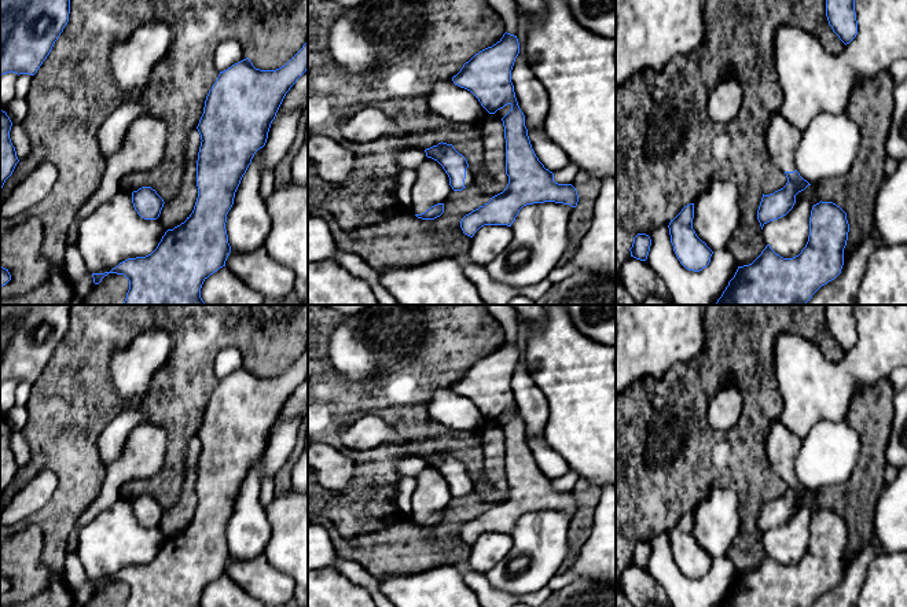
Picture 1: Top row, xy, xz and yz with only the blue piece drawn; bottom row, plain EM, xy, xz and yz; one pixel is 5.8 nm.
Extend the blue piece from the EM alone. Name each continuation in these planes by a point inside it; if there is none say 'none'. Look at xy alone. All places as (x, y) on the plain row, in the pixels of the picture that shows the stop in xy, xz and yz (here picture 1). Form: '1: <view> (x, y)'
none

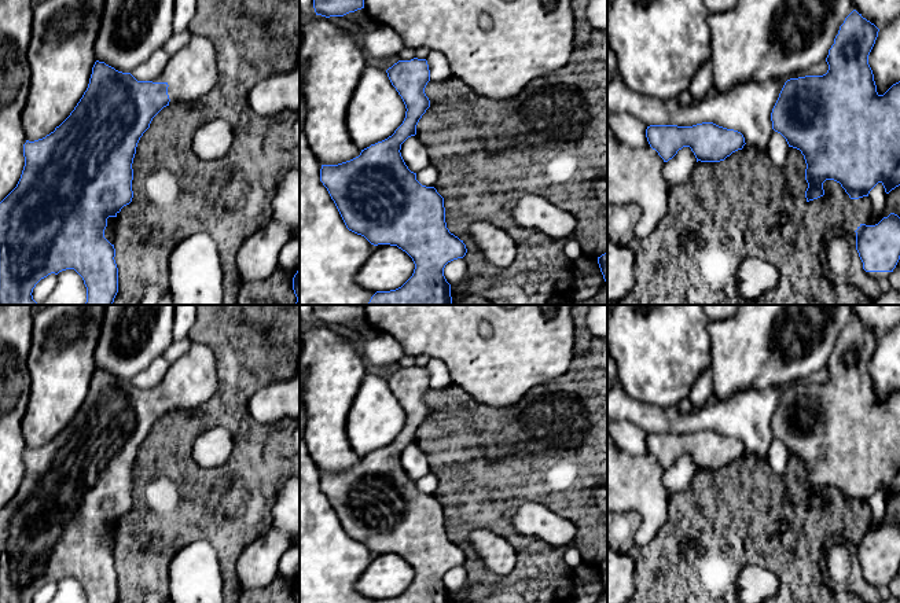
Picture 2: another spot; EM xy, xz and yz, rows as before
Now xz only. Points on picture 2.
none

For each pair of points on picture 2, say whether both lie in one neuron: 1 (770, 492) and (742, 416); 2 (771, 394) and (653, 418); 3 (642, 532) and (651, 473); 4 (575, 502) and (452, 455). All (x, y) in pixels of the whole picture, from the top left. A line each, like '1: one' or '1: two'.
1: two
2: one
3: one
4: one

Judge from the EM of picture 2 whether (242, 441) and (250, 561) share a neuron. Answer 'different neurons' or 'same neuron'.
different neurons

